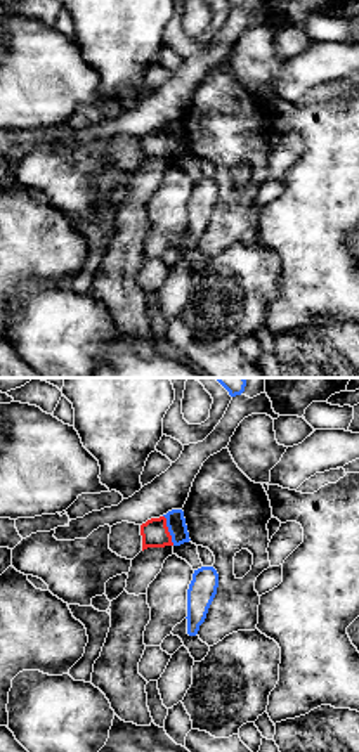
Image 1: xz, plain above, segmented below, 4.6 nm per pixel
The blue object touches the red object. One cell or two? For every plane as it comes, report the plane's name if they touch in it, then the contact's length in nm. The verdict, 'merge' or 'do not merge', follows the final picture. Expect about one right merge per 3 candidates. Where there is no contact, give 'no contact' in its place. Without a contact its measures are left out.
meets blue in xz; contact 150 nm long

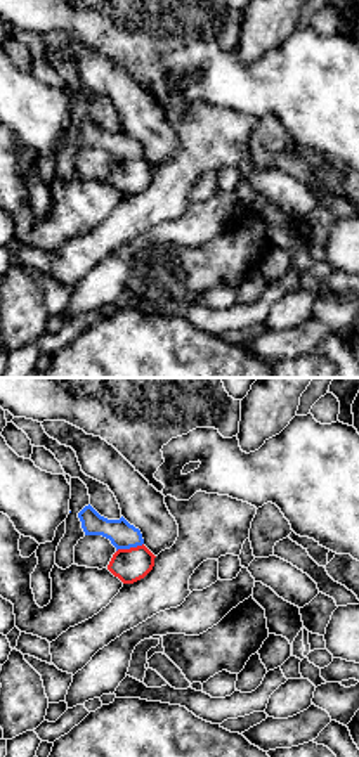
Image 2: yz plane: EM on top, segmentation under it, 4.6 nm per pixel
meets blue in yz; contact 130 nm long

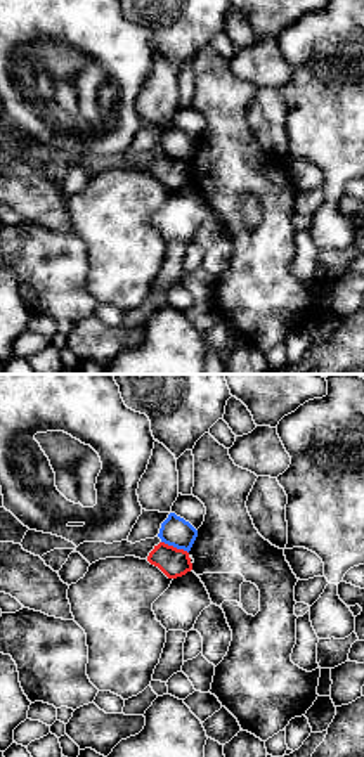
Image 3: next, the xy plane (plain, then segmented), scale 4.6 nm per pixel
meets blue in xy; contact 140 nm long

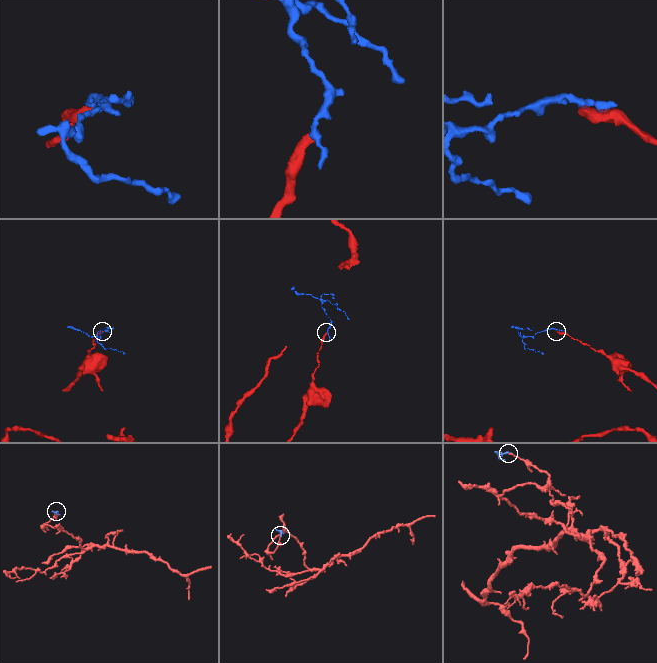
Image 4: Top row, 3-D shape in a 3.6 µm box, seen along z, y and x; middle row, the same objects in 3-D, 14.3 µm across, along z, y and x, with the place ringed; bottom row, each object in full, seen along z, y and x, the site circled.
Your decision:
do not merge

